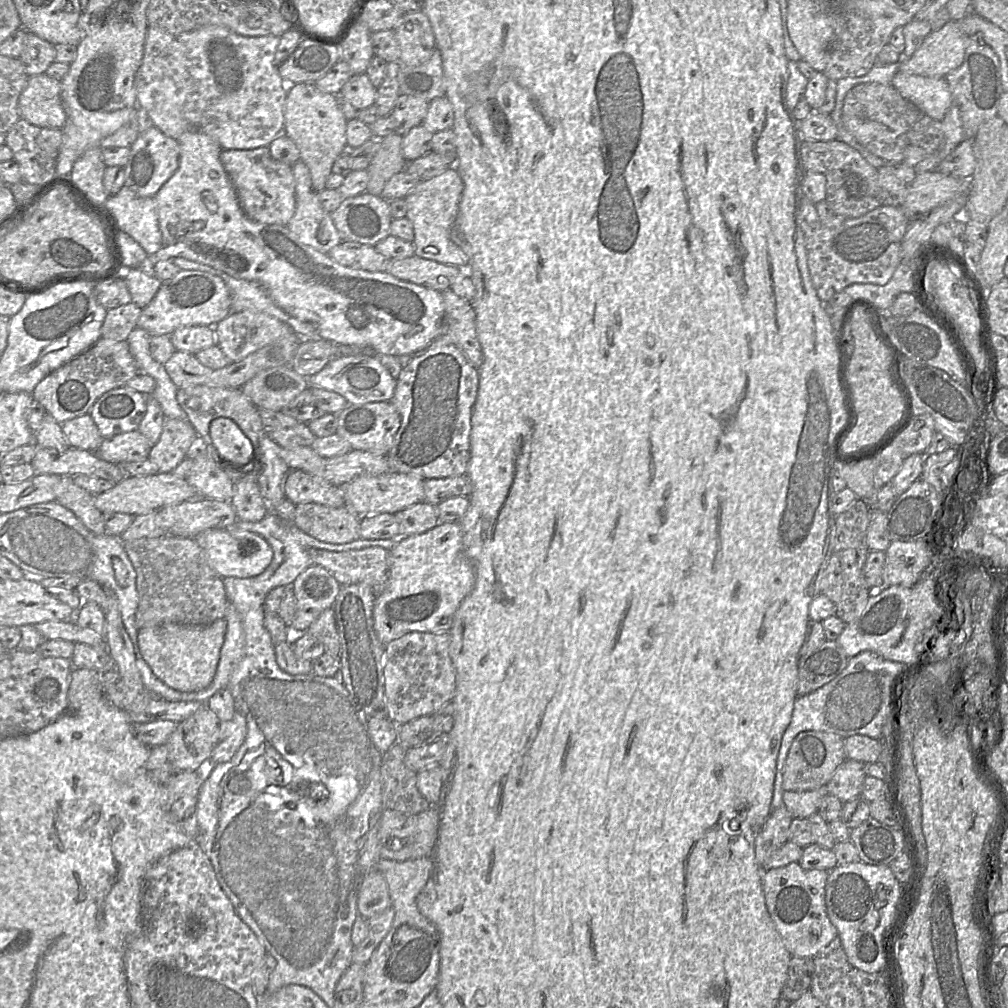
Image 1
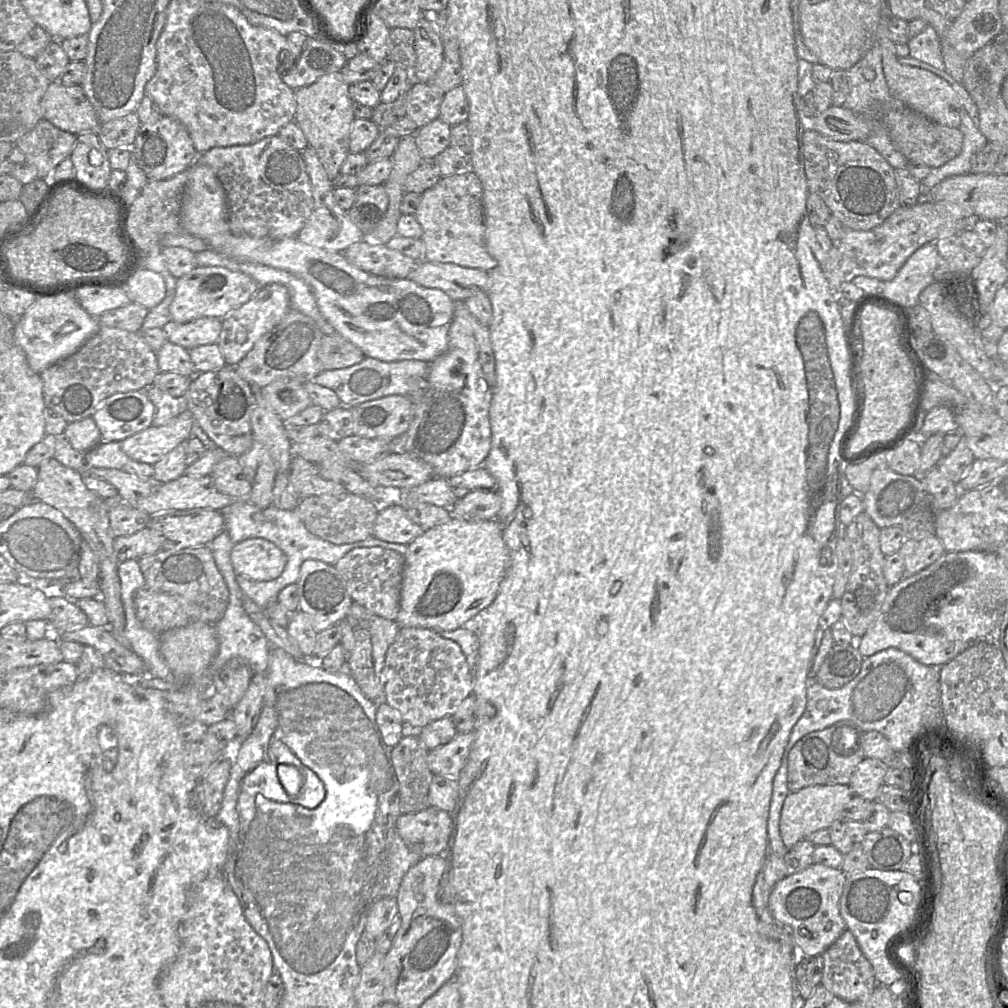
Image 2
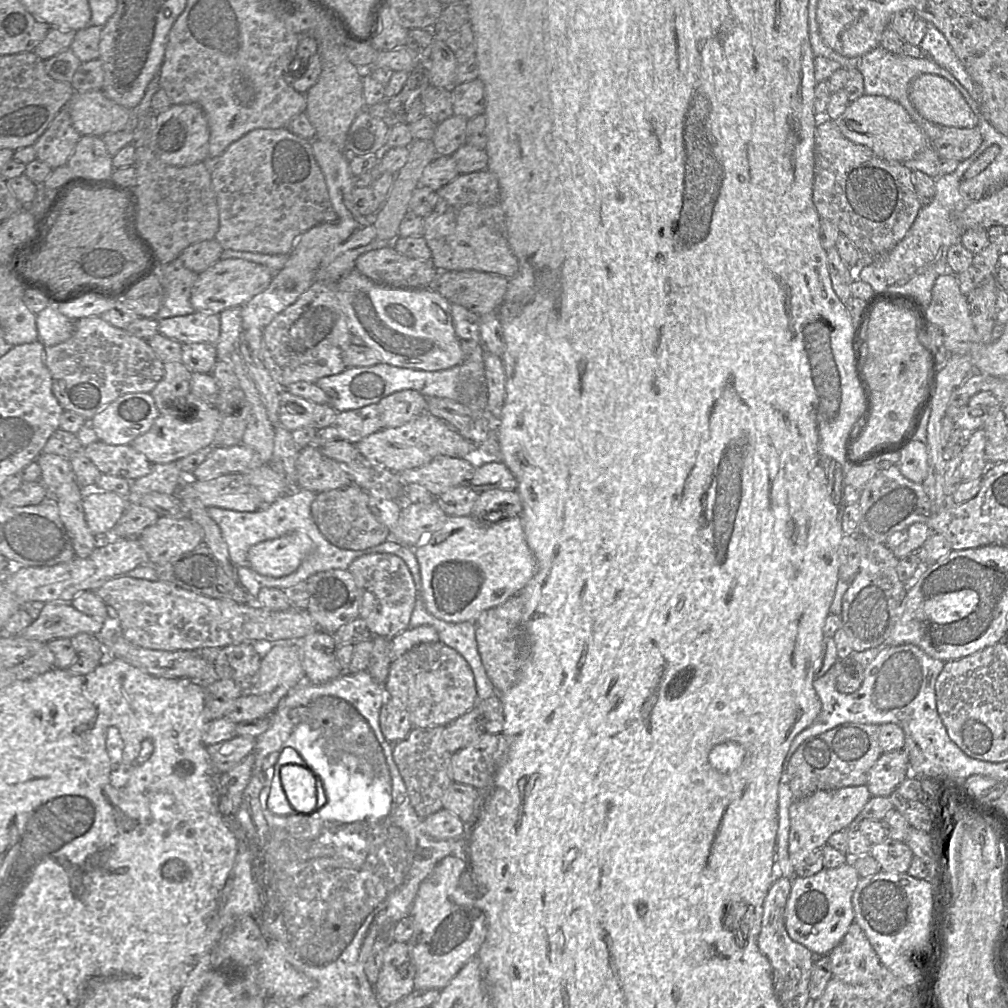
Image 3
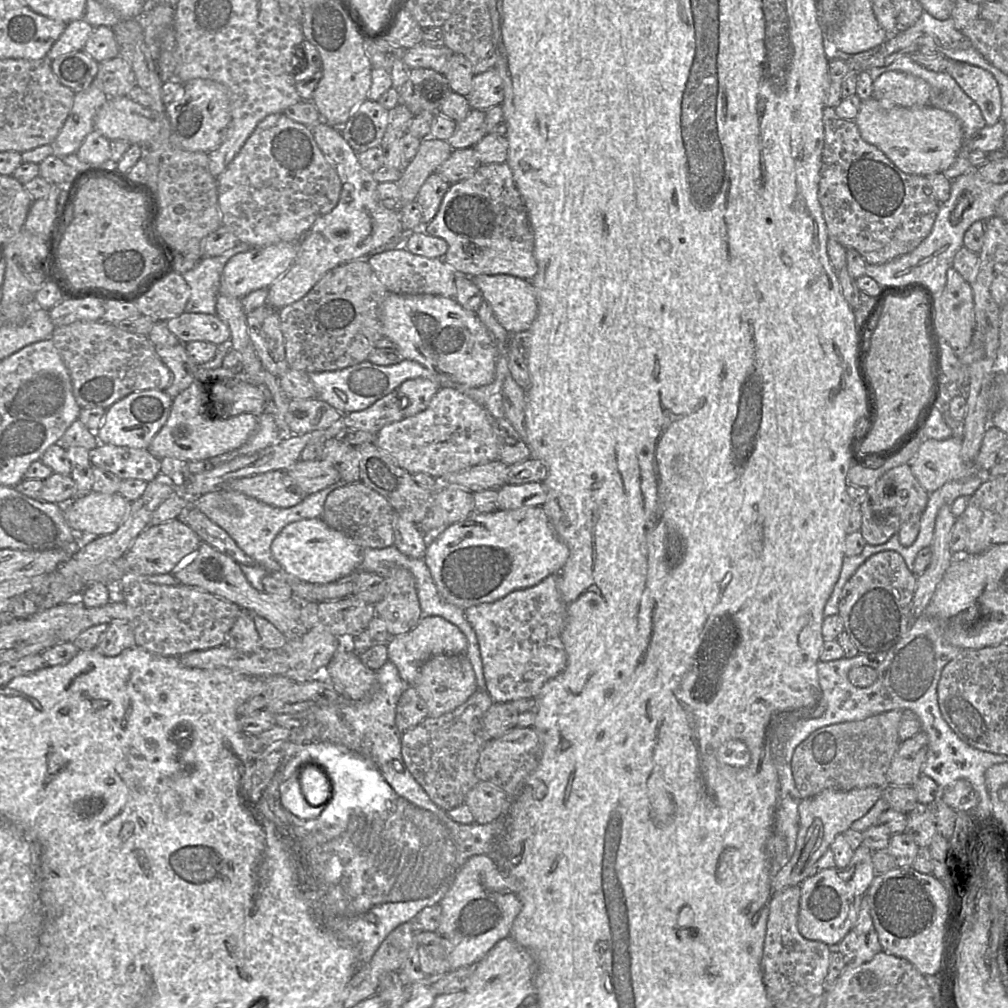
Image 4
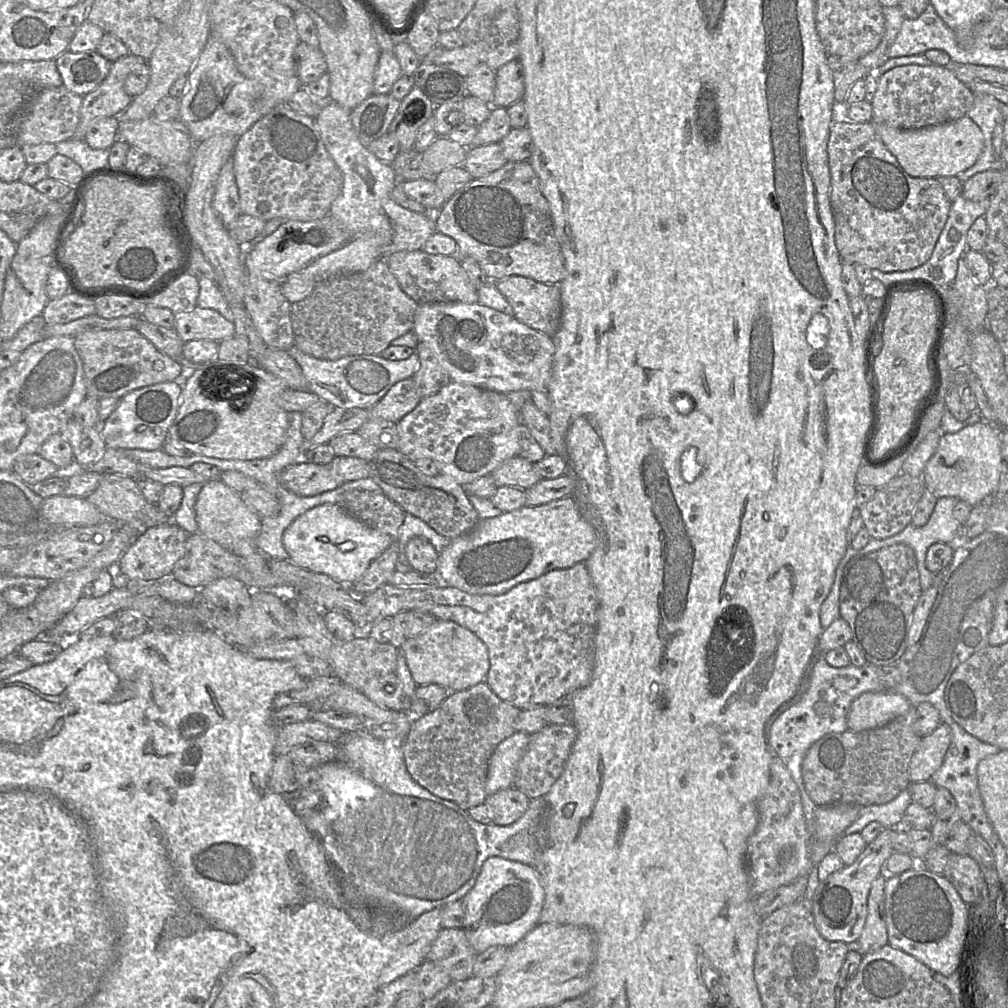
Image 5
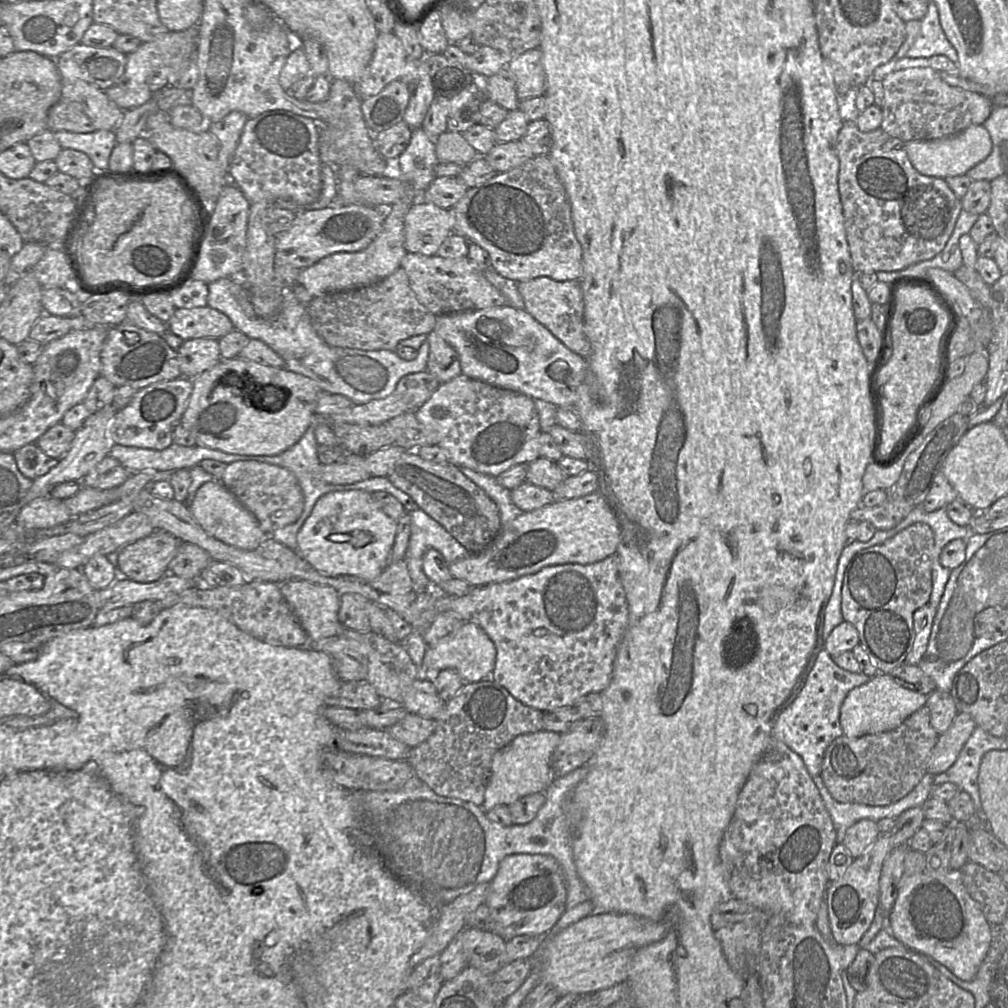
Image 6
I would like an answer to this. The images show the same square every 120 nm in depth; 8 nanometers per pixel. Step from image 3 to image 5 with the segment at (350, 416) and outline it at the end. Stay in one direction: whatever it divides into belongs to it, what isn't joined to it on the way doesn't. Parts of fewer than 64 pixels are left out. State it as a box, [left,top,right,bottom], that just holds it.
[370,377,421,422]

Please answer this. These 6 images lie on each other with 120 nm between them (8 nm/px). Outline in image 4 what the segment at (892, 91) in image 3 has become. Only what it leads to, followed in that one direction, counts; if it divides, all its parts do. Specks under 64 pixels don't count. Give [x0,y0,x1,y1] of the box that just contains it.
[867,54,987,141]

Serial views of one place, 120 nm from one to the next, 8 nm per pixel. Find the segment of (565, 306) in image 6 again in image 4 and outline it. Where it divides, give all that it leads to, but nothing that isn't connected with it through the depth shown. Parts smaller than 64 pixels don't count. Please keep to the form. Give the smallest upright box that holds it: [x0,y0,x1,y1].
[470,274,537,333]

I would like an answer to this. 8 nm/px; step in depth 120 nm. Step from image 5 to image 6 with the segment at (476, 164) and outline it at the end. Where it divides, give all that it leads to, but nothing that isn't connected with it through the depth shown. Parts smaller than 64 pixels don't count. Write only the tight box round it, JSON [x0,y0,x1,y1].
[484,138,534,173]

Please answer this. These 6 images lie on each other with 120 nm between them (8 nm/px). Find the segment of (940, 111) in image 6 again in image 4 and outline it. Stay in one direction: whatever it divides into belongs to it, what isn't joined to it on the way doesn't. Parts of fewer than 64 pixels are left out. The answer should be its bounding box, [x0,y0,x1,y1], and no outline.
[872,71,931,108]

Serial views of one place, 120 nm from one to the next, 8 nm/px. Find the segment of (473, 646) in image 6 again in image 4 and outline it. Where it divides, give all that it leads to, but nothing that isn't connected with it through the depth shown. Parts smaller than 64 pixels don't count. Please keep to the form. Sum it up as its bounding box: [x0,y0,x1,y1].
[386,616,468,685]

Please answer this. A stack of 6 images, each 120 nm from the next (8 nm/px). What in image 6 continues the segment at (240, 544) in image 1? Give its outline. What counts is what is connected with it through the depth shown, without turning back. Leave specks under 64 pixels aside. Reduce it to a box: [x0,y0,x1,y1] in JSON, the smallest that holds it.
[297,490,398,580]

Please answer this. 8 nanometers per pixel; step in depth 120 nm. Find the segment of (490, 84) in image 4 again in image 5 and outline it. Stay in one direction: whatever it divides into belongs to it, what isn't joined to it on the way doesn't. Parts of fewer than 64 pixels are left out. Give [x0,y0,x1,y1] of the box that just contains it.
[492,59,524,107]

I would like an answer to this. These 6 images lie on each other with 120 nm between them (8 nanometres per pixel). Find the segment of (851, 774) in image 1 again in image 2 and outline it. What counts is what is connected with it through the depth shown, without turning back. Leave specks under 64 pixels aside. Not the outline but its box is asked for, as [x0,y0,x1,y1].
[849,758,889,800]

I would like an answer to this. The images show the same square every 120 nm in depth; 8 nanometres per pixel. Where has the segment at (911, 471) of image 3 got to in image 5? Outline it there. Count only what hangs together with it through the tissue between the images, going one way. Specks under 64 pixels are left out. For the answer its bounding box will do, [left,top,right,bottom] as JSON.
[922,420,1004,507]

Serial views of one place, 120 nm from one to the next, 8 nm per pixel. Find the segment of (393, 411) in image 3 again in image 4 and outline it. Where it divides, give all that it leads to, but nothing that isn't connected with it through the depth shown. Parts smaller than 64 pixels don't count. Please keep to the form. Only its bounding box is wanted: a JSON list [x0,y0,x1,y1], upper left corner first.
[397,378,441,418]

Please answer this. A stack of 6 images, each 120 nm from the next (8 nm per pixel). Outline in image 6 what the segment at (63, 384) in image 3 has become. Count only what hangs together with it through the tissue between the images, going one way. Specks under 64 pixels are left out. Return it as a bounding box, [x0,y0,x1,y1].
[101,322,182,390]

